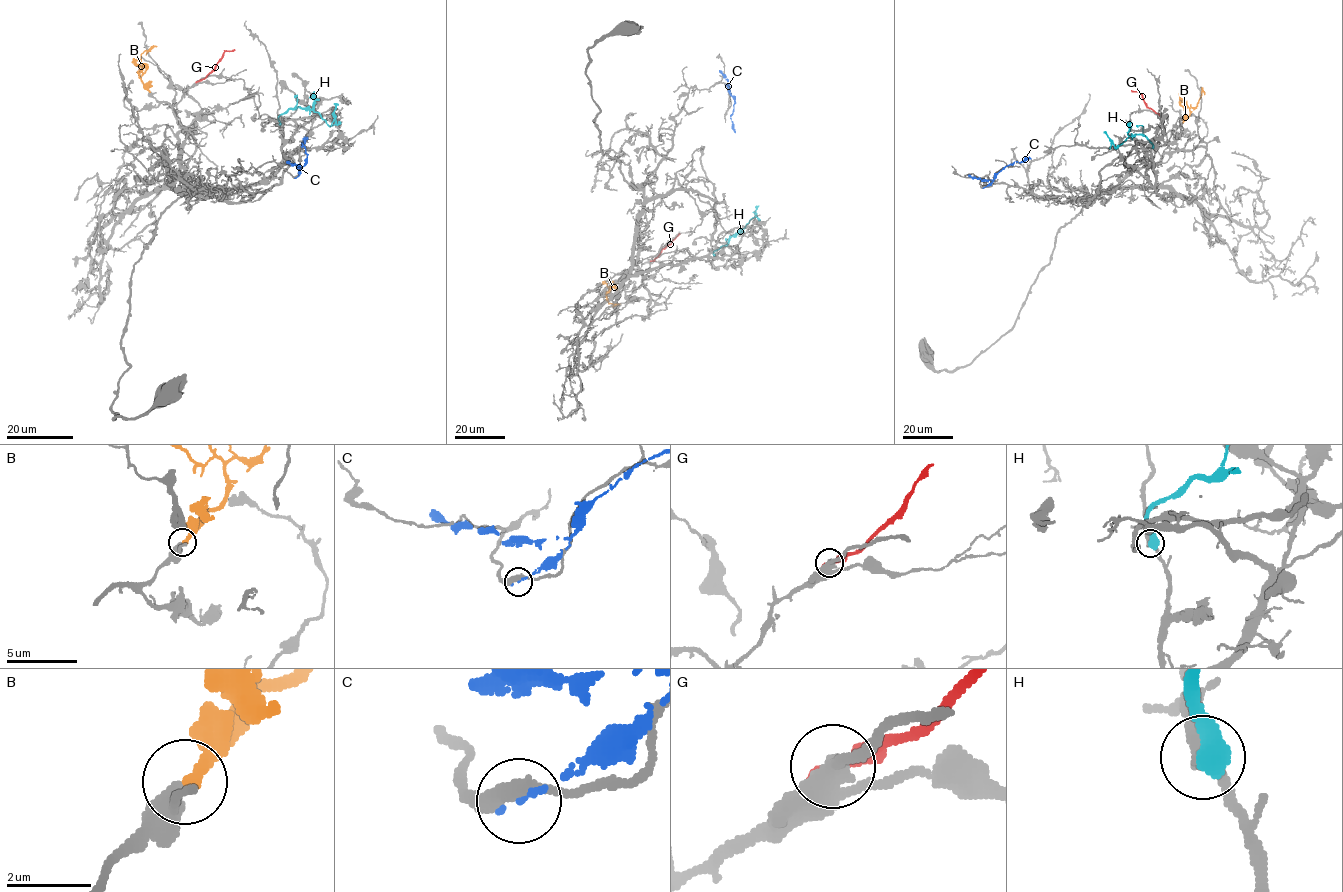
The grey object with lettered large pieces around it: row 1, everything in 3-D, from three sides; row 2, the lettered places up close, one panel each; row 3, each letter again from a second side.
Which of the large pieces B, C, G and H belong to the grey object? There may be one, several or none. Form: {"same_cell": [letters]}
{"same_cell": ["B"]}

